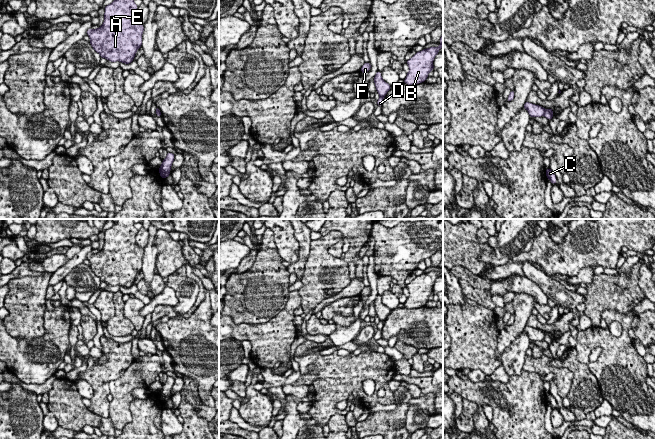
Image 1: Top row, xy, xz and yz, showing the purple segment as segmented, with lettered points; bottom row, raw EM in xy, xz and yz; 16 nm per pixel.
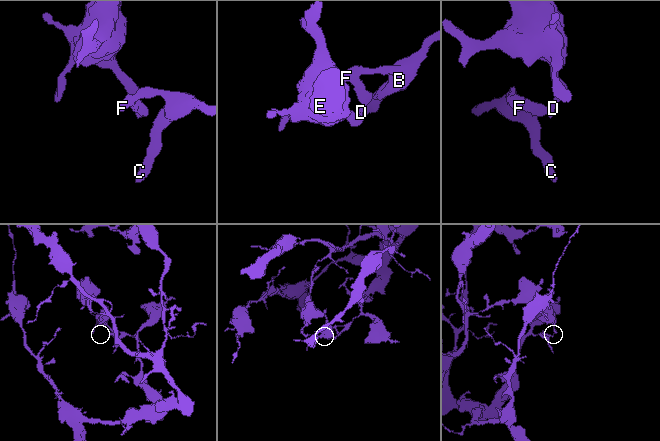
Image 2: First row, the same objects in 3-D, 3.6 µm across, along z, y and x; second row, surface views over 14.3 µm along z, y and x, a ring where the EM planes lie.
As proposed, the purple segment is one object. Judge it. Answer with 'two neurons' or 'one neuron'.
two neurons

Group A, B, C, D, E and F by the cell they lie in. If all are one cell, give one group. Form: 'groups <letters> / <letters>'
groups A D E / B C F

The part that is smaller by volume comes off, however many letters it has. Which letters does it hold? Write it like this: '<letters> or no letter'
A, D, E

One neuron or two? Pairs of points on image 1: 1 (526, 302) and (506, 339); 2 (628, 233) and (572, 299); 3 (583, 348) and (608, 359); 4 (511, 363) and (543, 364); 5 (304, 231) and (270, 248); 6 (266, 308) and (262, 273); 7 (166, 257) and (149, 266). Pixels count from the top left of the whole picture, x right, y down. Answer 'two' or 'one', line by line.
1: one
2: two
3: one
4: two
5: two
6: one
7: two

